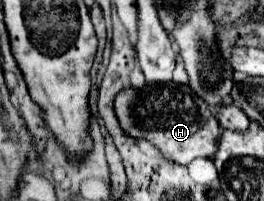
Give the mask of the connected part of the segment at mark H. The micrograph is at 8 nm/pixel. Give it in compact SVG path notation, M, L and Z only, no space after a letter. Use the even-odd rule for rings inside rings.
M157 83L143 89L127 89L115 97L115 113L123 131L133 139L151 141L161 153L179 165L189 165L197 157L213 157L217 151L217 139L221 137L221 125L211 113L209 105L197 97L189 85Z

